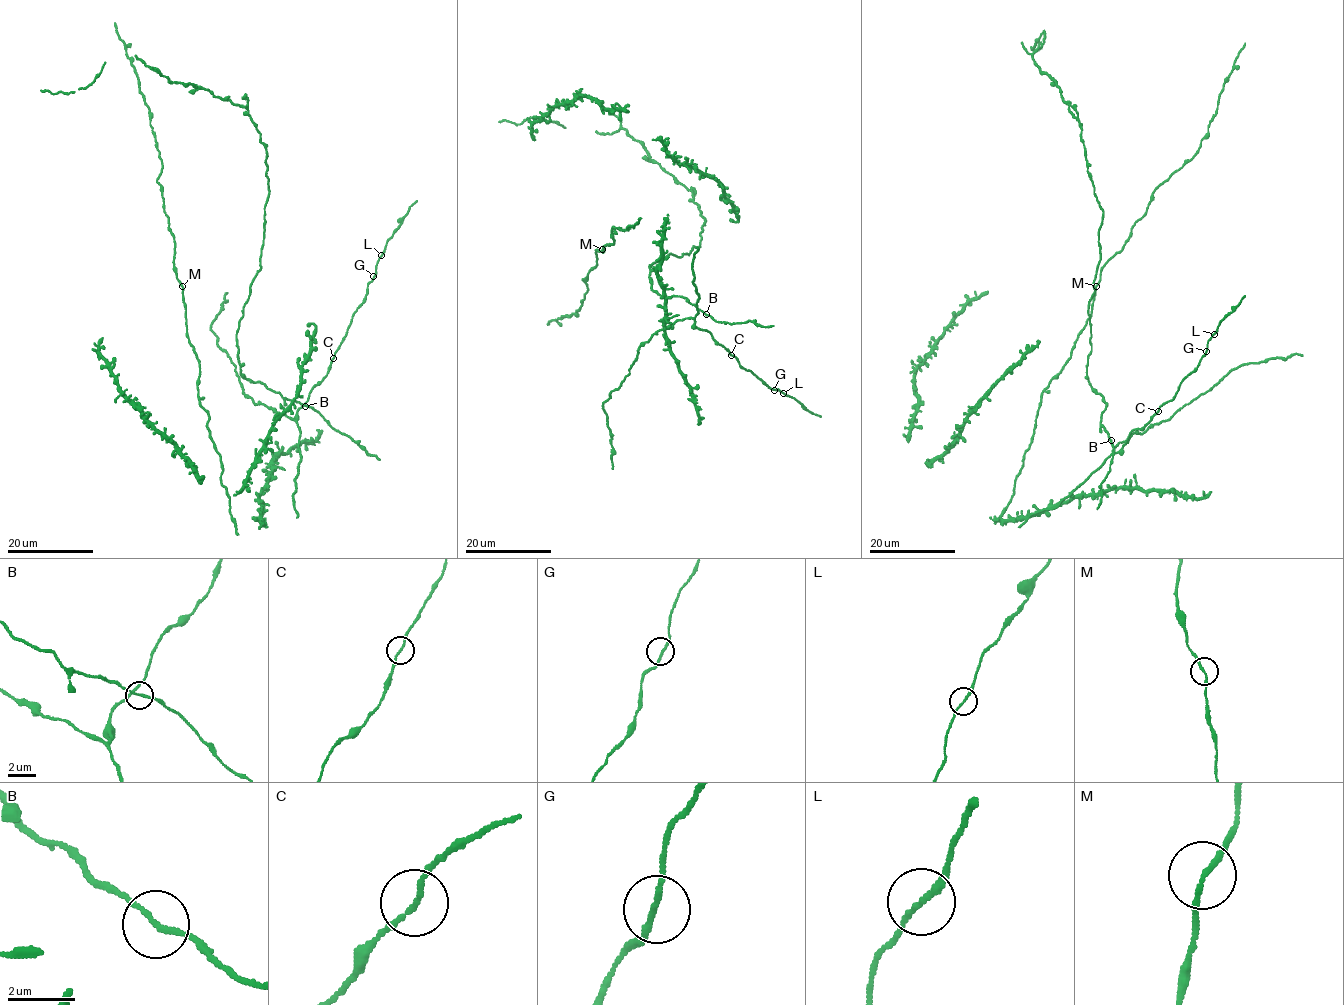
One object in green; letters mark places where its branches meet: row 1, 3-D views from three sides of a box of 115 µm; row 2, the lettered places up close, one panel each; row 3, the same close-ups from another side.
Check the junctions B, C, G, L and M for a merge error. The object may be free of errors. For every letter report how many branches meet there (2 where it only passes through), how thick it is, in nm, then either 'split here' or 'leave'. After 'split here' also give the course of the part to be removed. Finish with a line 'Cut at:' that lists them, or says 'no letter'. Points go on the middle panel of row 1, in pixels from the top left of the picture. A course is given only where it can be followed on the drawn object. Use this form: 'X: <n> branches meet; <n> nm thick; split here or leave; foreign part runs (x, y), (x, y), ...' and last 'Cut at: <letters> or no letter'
B: 2 branches meet; 150 nm thick; leave
C: 2 branches meet; 130 nm thick; leave
G: 2 branches meet; 150 nm thick; leave
L: 2 branches meet; 140 nm thick; leave
M: 2 branches meet; 150 nm thick; leave
Cut at: no letter

